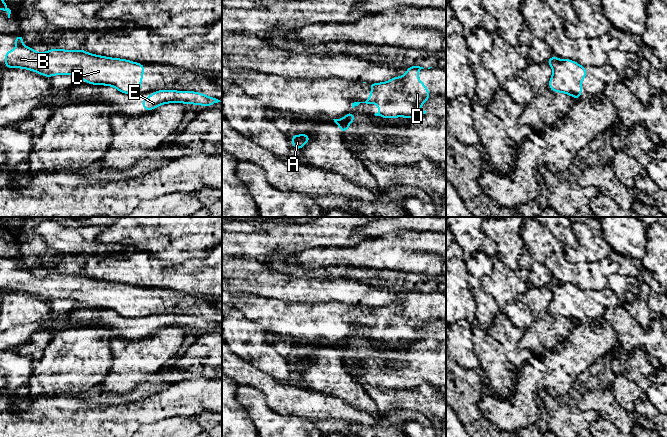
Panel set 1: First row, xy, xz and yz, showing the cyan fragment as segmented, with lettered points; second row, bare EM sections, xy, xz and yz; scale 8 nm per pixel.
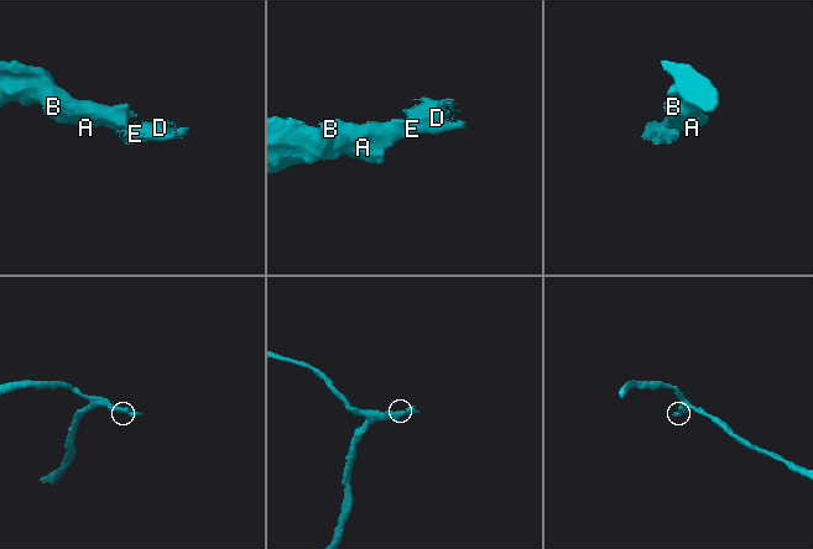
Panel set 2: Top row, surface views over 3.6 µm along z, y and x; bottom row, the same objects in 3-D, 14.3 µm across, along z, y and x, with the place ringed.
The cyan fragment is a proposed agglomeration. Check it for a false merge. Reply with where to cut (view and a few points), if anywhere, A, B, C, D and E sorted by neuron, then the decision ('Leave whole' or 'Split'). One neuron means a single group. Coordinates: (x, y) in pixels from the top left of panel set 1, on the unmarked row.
Split along xy (124, 316), (127, 317). Groups: A B C / D E. Split

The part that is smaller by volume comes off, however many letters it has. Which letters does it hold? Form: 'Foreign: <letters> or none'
Foreign: D, E

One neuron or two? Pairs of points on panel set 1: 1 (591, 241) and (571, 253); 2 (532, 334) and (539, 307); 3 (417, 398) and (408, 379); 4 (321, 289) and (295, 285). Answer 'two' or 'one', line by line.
1: one
2: one
3: two
4: one

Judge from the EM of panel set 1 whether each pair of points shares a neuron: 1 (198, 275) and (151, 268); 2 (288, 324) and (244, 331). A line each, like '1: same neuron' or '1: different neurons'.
1: same neuron
2: different neurons

